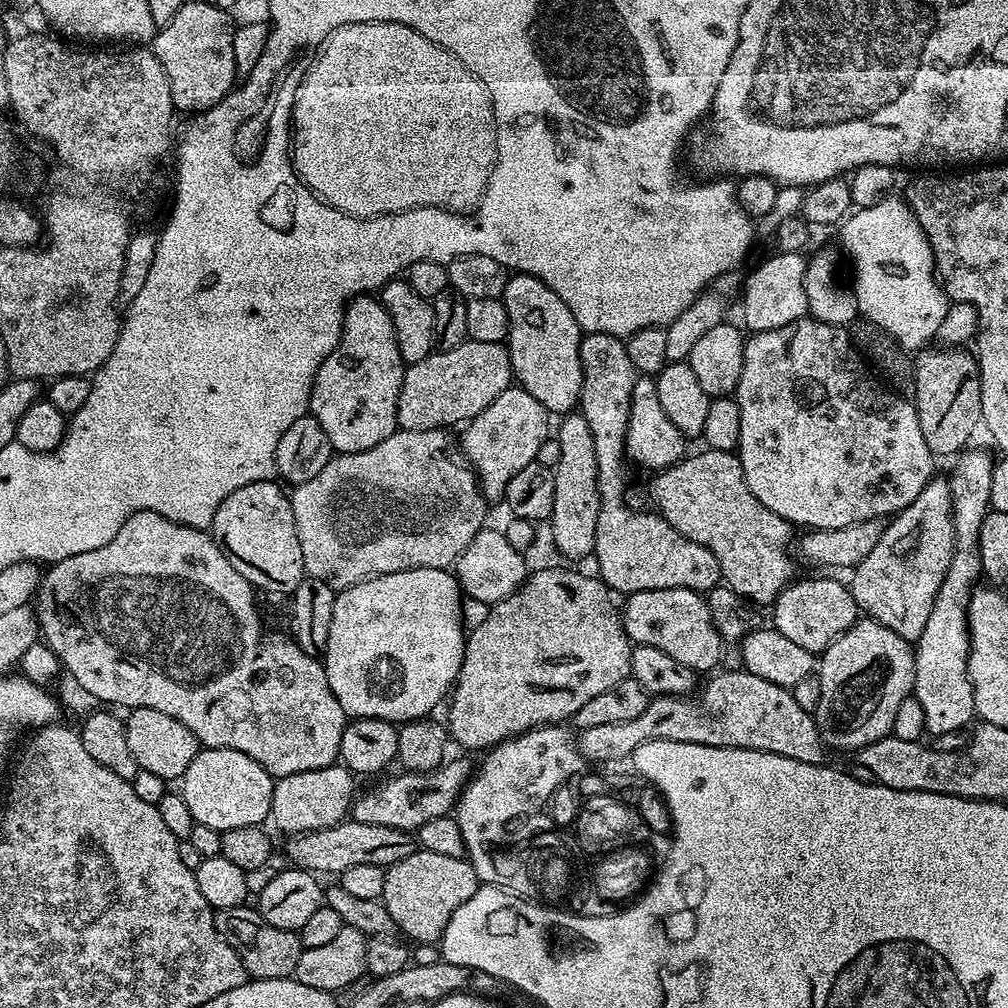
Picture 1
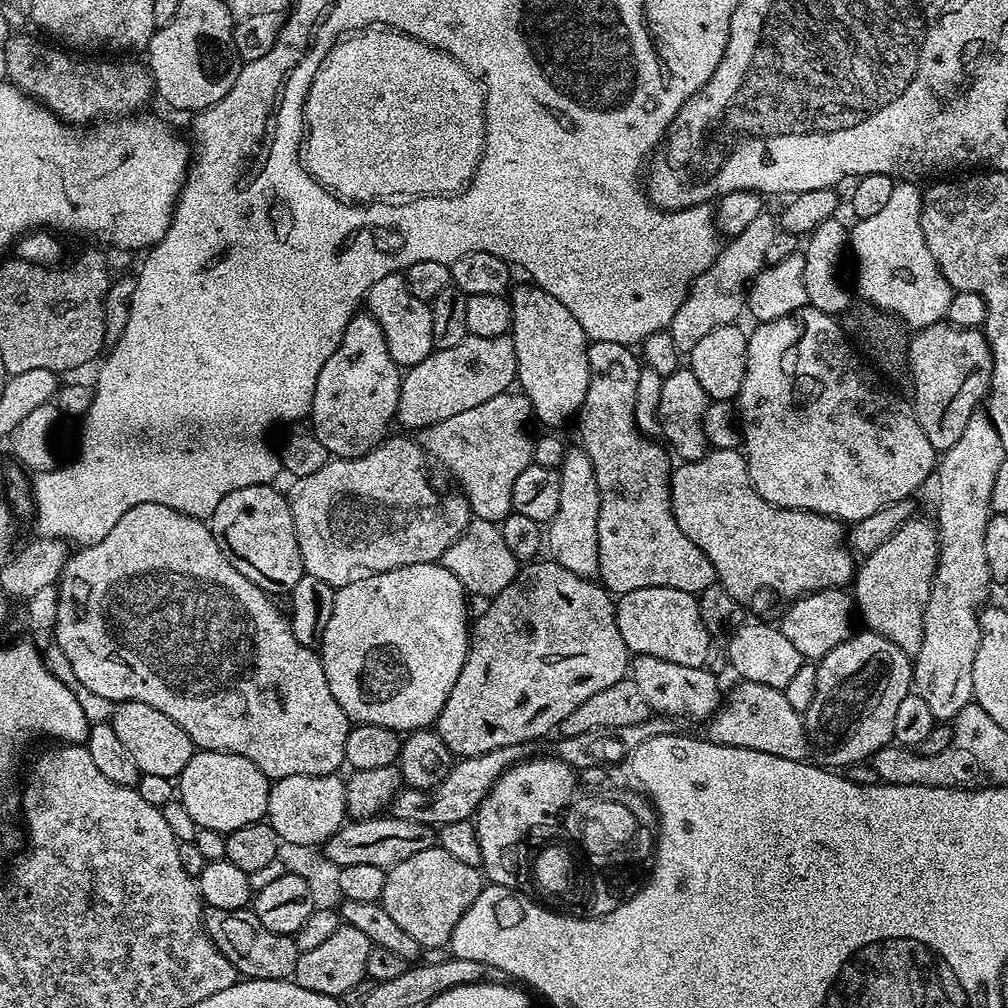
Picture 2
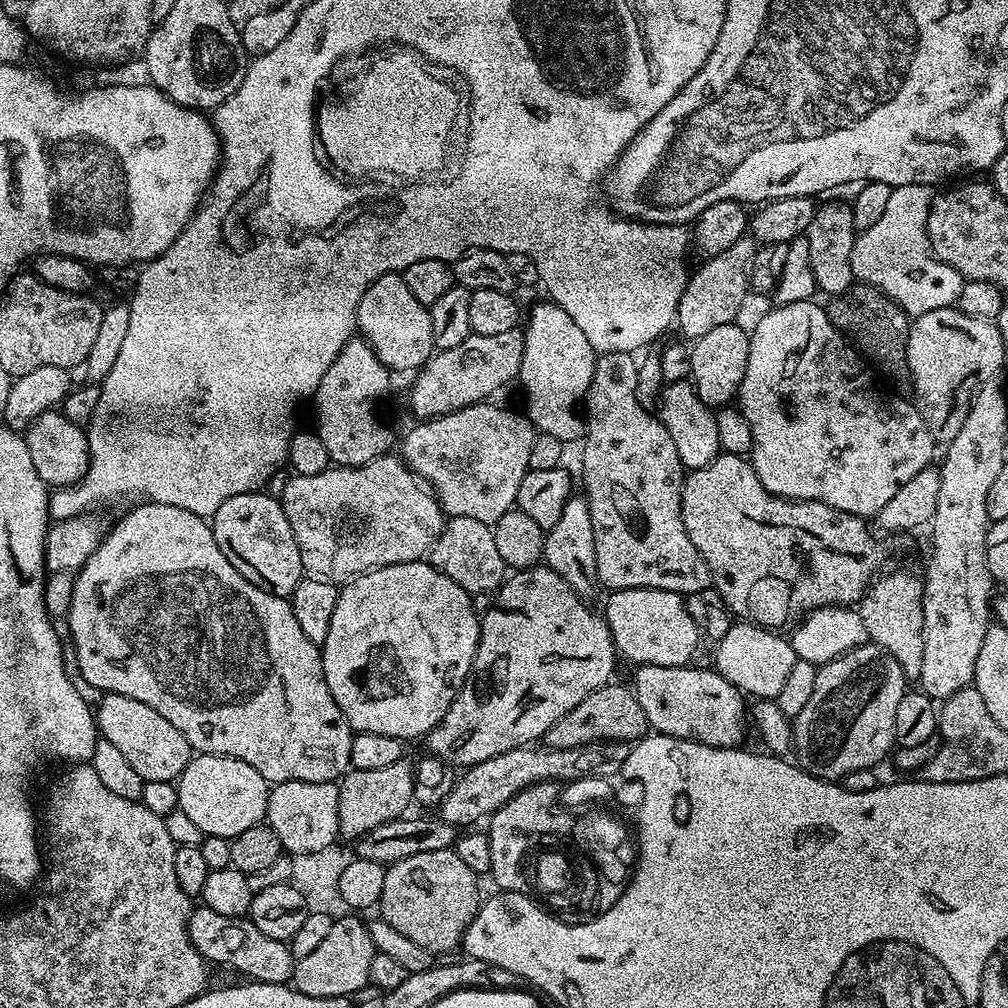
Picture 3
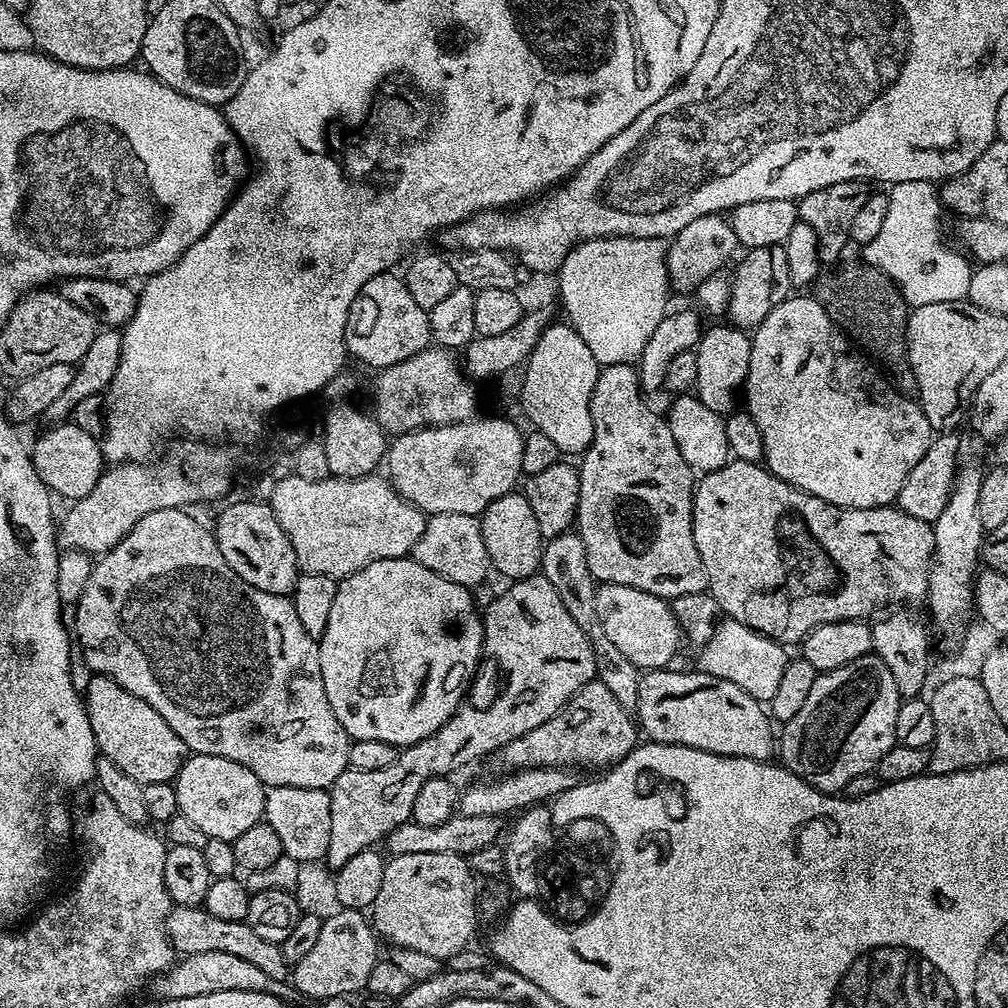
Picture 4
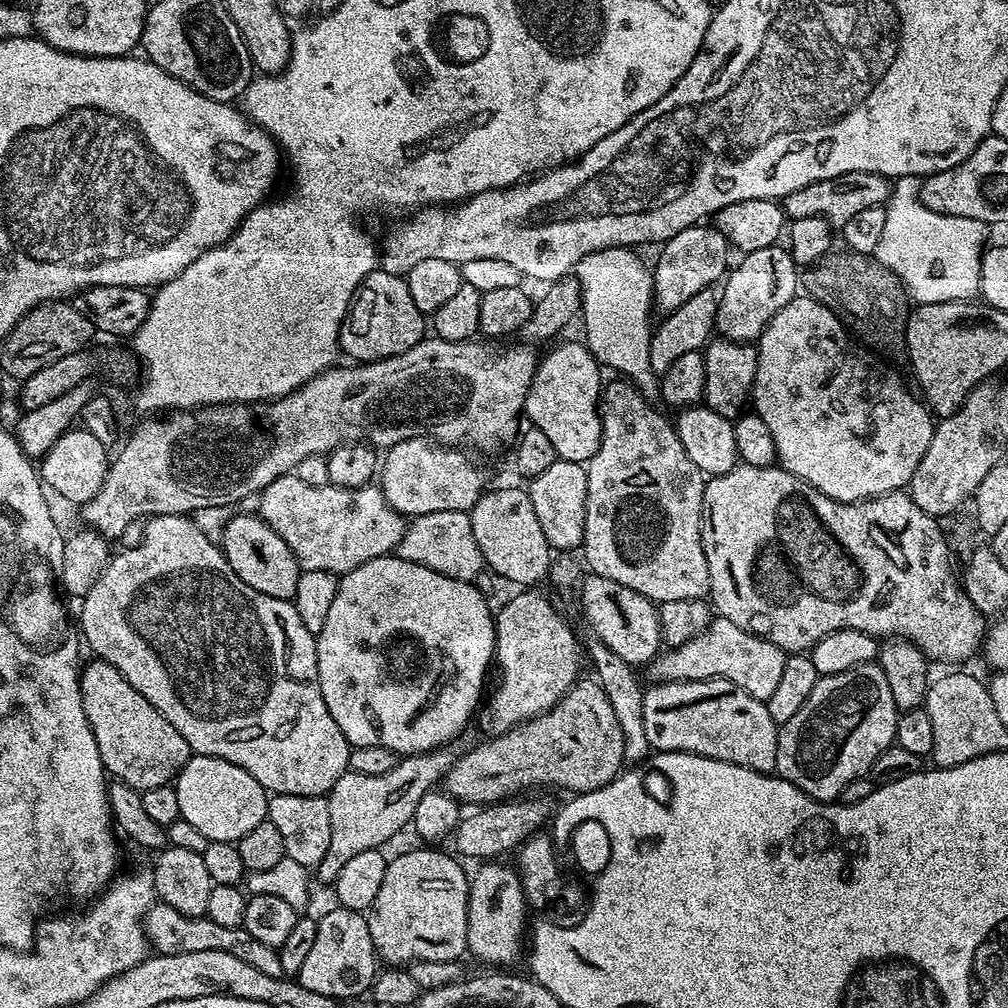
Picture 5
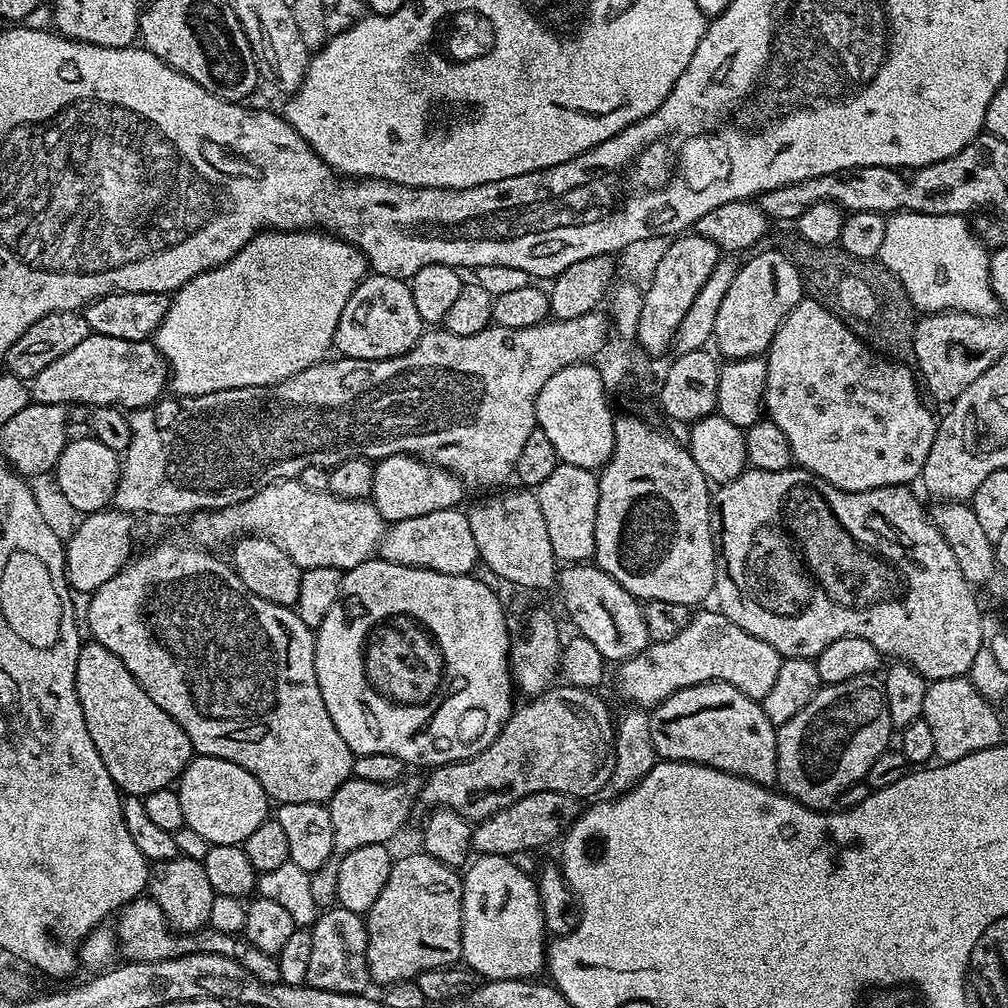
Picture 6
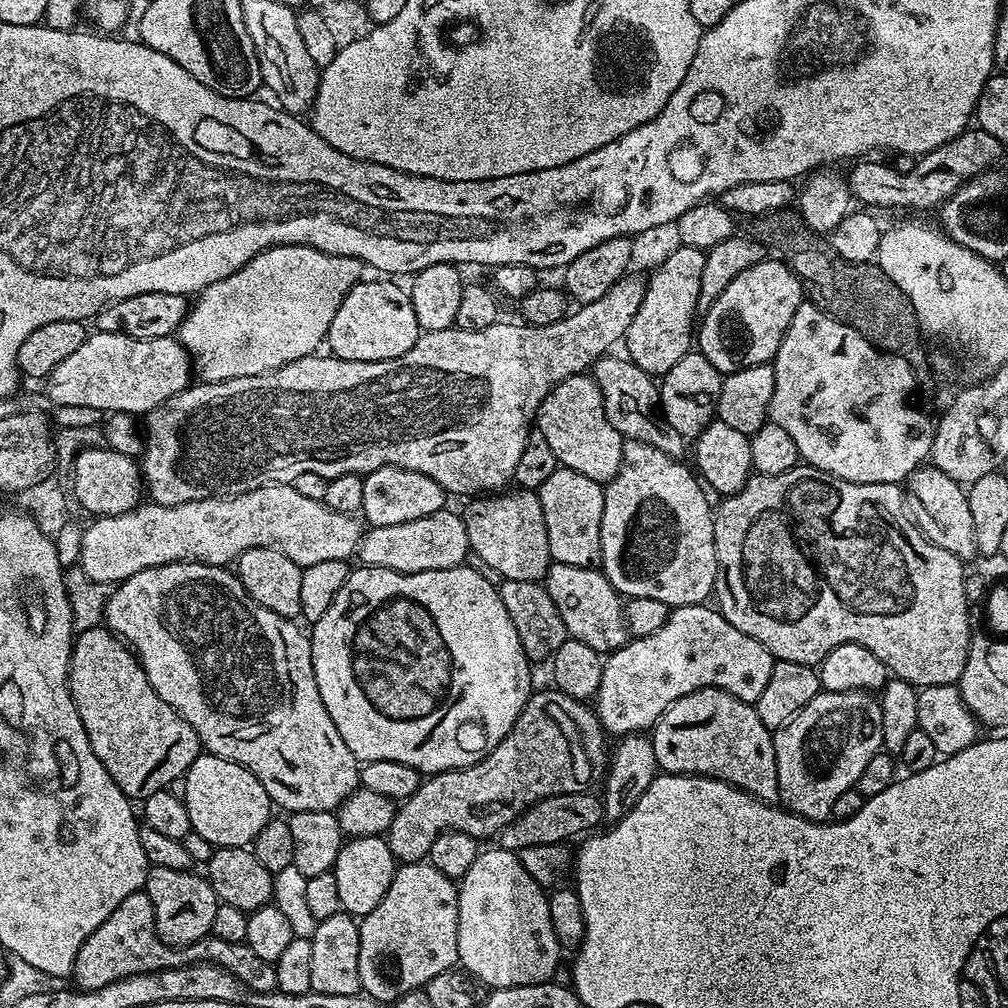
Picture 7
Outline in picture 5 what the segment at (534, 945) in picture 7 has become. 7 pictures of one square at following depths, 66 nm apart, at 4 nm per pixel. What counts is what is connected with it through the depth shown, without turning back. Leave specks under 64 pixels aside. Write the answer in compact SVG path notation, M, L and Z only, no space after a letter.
M500 862L479 865L469 879L467 904L468 952L490 966L510 966L523 953L522 940L526 938L527 896L515 869L508 869Z

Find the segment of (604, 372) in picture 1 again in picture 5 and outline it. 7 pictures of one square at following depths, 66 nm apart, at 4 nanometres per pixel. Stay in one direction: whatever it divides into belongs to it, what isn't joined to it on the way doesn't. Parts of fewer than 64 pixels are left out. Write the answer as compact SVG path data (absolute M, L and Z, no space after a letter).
M616 378L613 384L603 385L600 398L602 442L598 446L598 454L594 454L586 465L588 477L582 560L591 575L630 586L630 590L653 602L704 598L709 595L710 586L710 570L702 542L706 477L698 466L694 466L694 462L690 462L690 454L682 450L675 423L652 408L655 407L644 399L644 393L627 379Z

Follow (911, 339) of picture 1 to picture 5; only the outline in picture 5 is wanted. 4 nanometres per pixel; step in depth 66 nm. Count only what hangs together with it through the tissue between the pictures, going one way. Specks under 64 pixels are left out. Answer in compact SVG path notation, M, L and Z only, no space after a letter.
M902 176L893 183L886 205L886 226L874 259L903 282L905 292L917 305L971 301L980 294L982 225L974 218L947 216L927 208L920 200L921 183L918 176Z

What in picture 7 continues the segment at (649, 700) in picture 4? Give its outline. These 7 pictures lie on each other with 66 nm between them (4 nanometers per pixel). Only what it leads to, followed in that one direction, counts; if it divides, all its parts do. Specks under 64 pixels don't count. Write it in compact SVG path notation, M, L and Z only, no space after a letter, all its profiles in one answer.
M703 688L694 694L678 698L656 719L650 729L654 755L661 773L709 776L733 784L735 788L742 788L765 802L776 802L780 799L772 734L773 729L766 727L762 718L758 718L753 705L734 698L734 694L723 692L721 688Z

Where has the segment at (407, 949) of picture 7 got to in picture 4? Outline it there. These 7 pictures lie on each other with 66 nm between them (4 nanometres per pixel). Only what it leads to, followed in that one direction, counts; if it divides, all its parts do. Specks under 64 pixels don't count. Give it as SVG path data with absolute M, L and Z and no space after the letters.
M402 854L401 856L391 857L385 863L384 873L382 874L382 887L378 889L378 898L374 898L370 909L370 923L376 930L377 937L389 940L389 945L398 948L409 948L419 950L421 954L430 954L442 962L448 962L451 956L456 956L472 940L472 931L476 928L476 908L478 912L478 898L476 902L476 880L472 868L468 865L465 857L458 854Z

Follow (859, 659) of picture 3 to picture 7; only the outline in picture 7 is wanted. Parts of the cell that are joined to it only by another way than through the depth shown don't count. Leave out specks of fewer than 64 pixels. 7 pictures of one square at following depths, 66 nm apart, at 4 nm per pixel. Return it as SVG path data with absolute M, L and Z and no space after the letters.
M863 688L822 690L786 726L775 729L772 734L774 758L778 766L779 803L789 812L807 820L827 821L833 815L836 803L855 789L862 778L870 758L884 747L882 742L882 710L880 701L871 691Z

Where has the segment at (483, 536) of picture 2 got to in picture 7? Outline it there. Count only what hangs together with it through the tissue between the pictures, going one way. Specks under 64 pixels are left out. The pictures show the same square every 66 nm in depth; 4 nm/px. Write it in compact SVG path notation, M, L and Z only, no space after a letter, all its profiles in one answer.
M448 511L426 514L426 518L414 518L414 522L398 522L398 526L369 527L360 537L355 559L360 559L357 561L369 568L385 568L406 574L461 567L470 551L466 526L459 511Z

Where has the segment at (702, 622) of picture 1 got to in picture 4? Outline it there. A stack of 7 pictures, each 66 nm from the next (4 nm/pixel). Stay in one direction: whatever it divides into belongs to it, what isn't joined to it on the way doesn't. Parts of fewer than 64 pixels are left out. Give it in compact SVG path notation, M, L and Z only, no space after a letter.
M600 584L596 589L598 618L606 635L639 670L668 668L682 645L680 624L669 601L661 596L646 594L634 586Z

